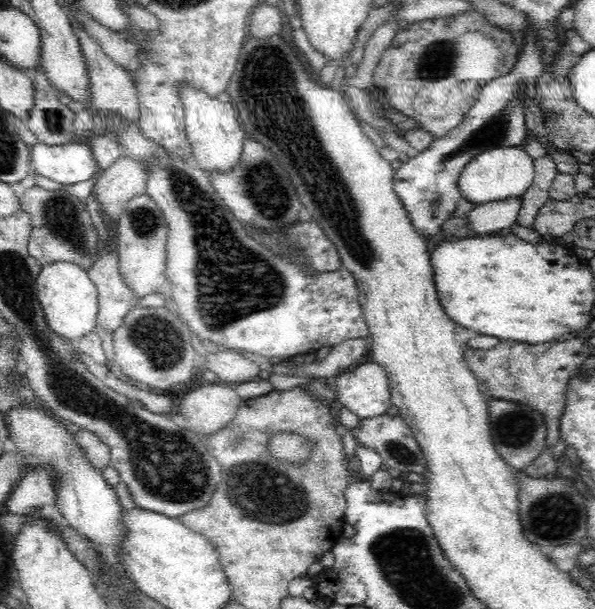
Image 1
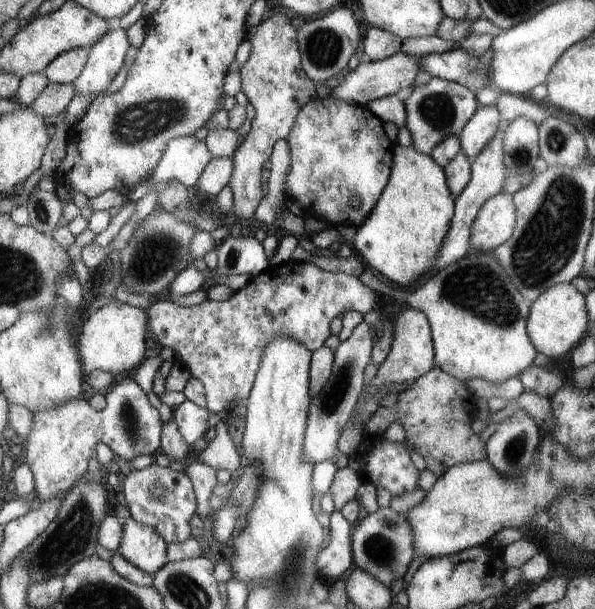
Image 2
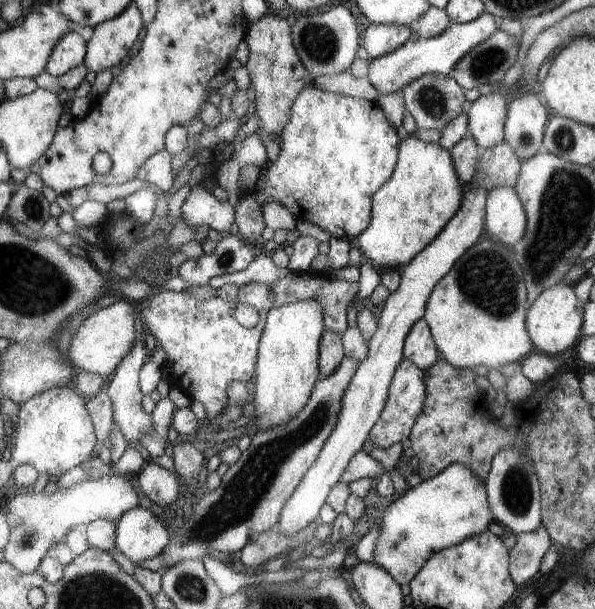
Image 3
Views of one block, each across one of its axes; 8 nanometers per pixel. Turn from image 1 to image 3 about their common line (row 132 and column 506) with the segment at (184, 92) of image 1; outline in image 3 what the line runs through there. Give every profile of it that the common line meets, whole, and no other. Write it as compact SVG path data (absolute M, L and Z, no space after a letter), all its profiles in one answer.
M511 187L489 190L484 218L488 235L506 245L514 245L526 232L526 210L516 190Z

